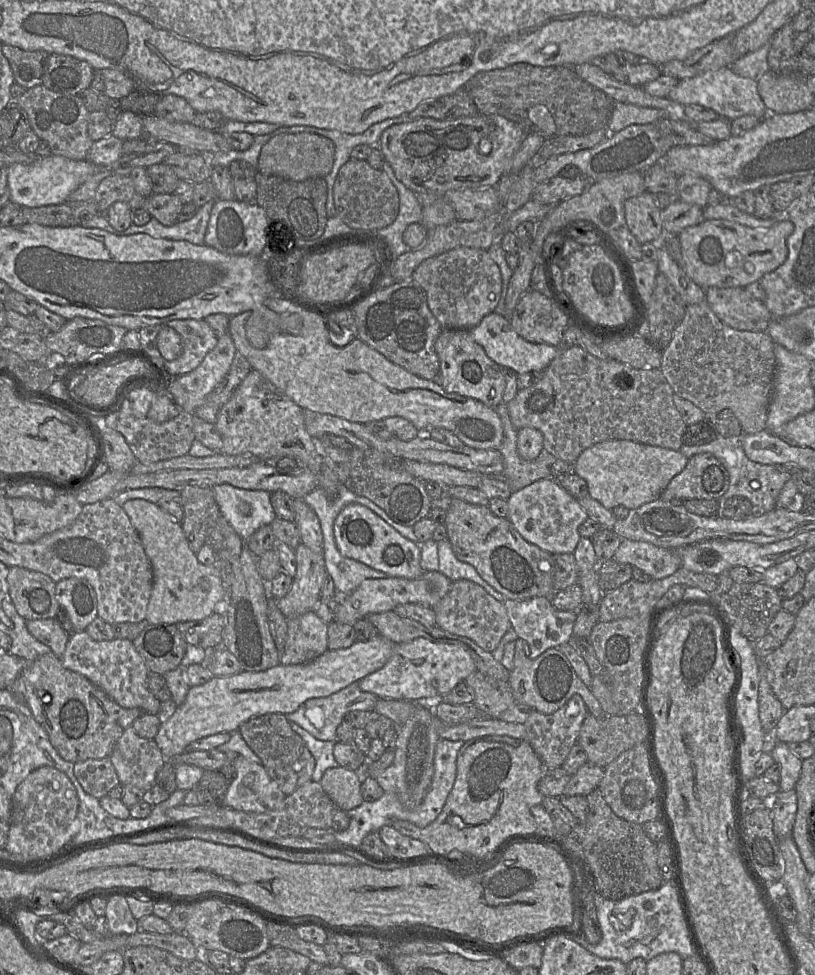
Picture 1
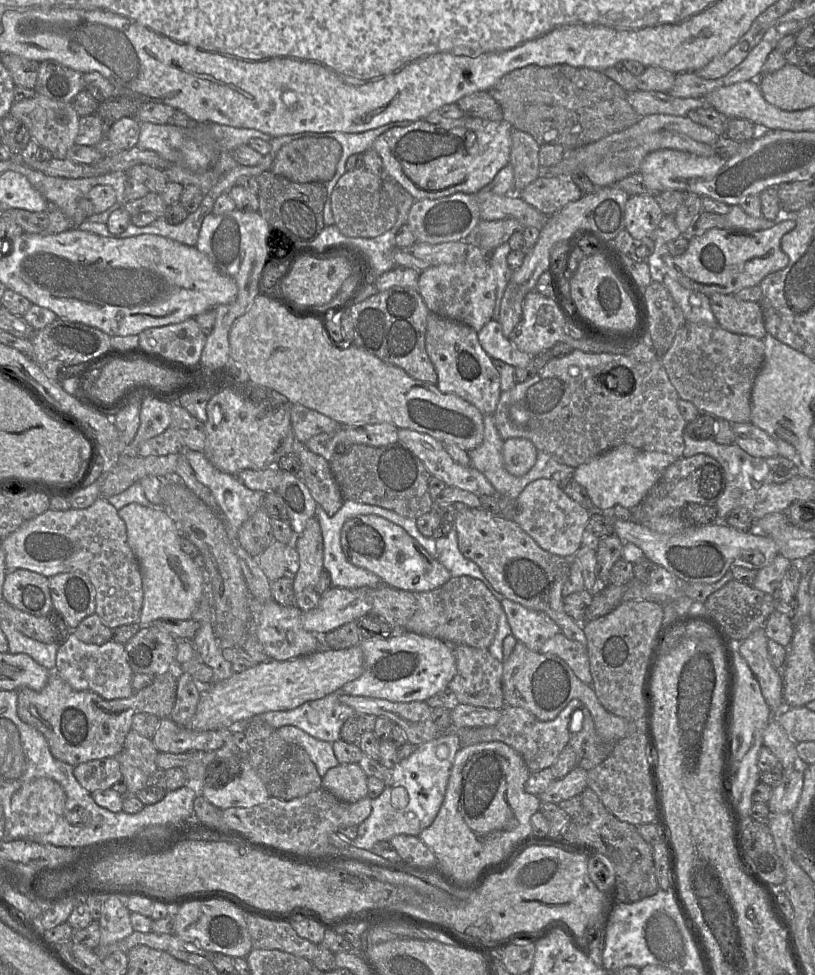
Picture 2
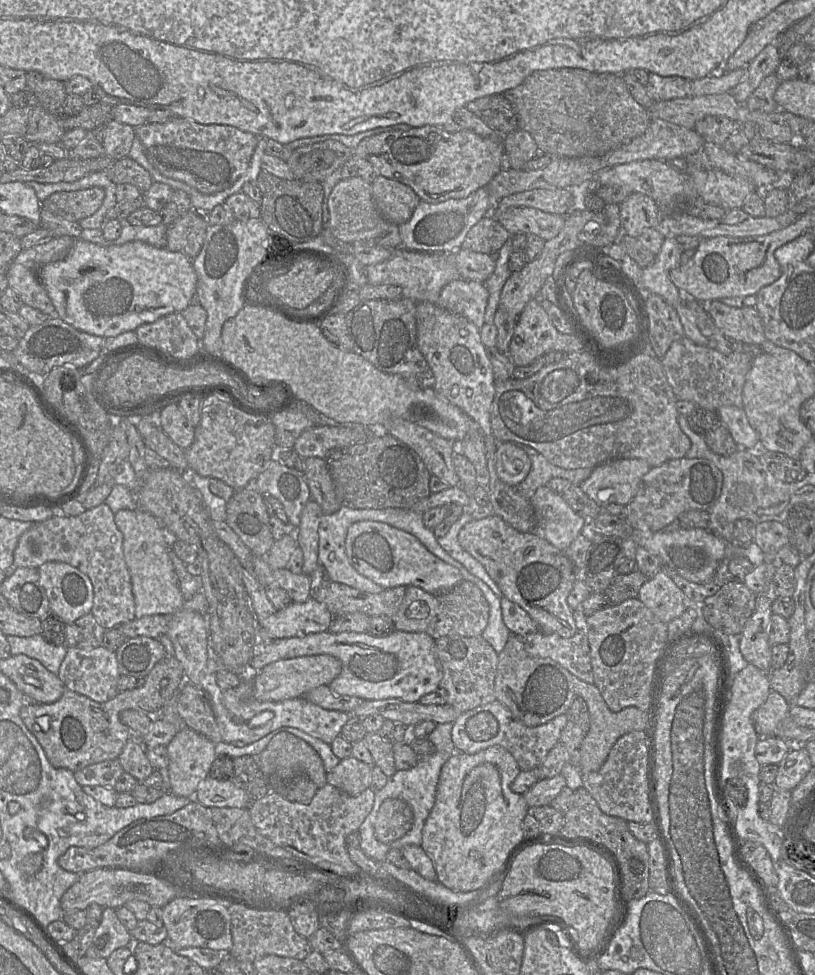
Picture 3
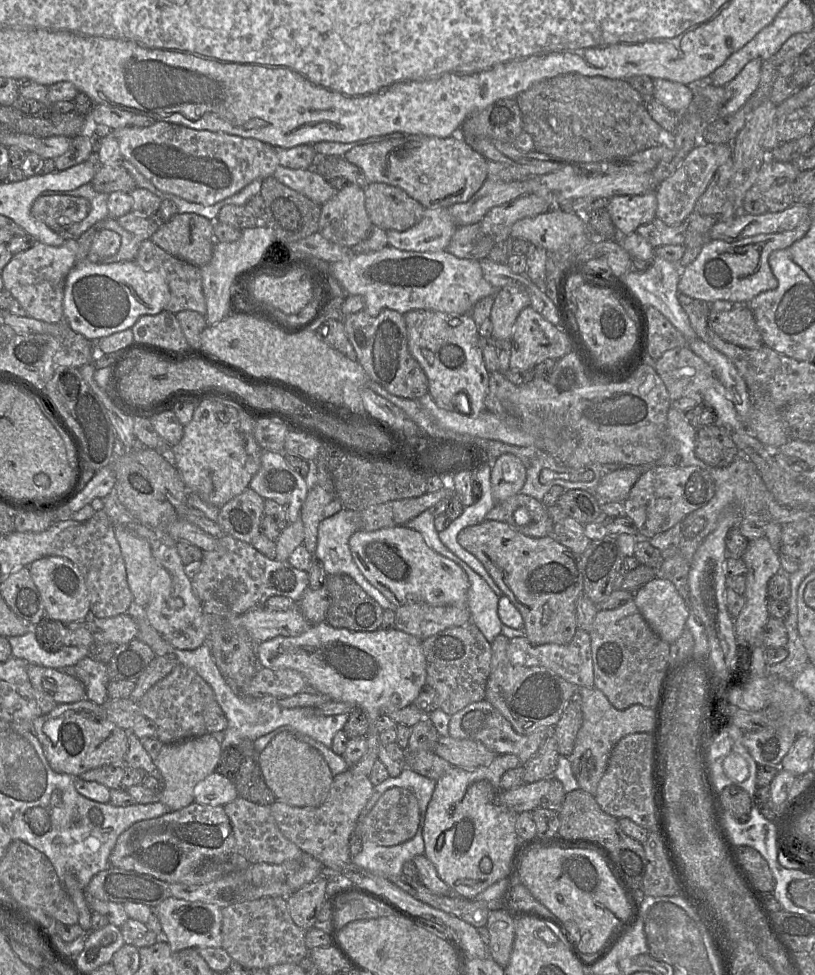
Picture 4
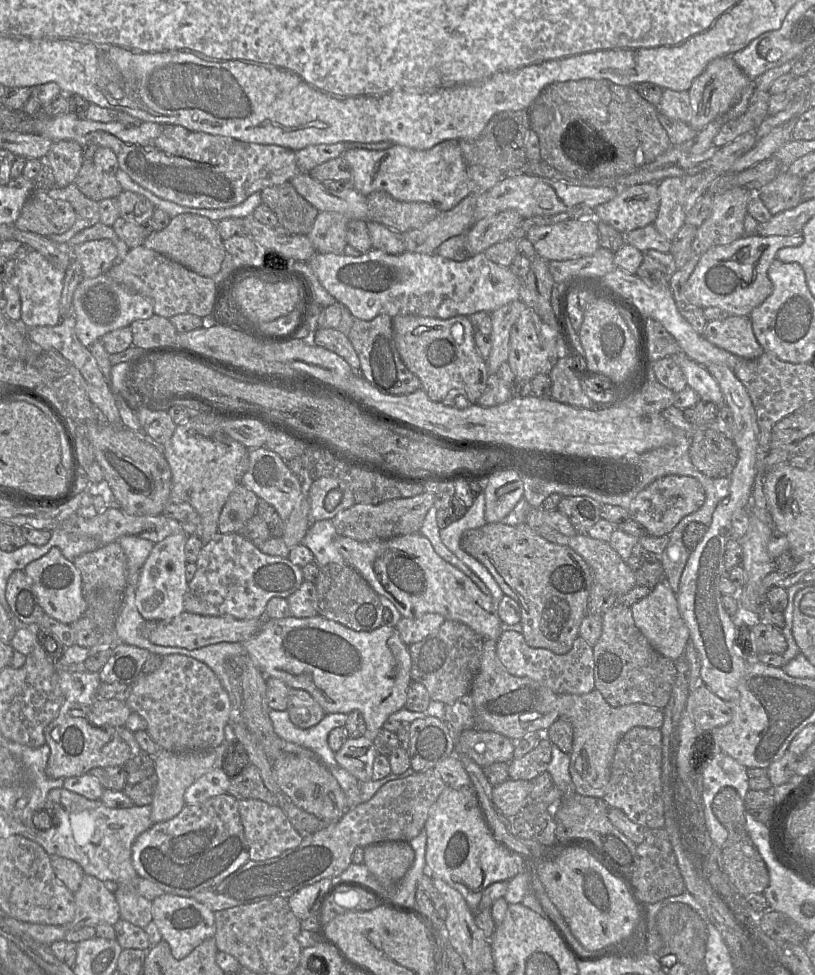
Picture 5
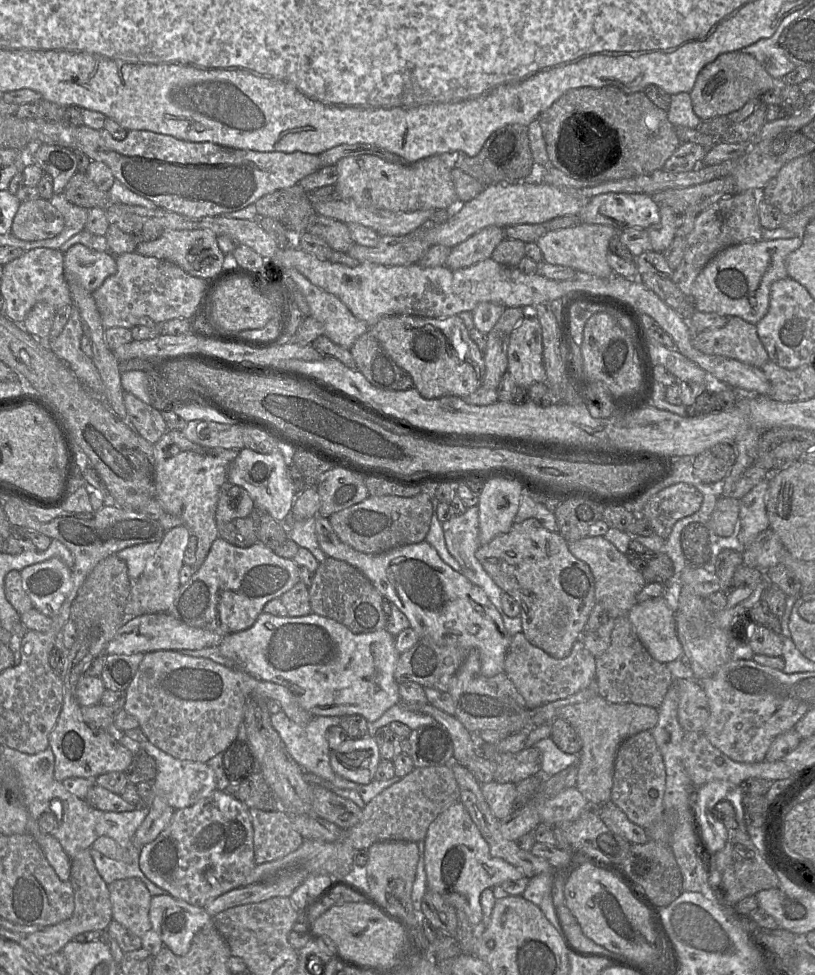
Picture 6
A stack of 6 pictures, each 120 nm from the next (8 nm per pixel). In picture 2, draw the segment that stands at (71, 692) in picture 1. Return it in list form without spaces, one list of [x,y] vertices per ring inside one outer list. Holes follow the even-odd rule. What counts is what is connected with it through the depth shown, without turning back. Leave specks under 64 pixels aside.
[[[171,669],[156,675],[150,686],[135,691],[128,698],[106,700],[91,691],[74,690],[60,676],[50,672],[48,682],[41,691],[30,688],[17,691],[17,714],[23,722],[44,735],[51,754],[59,761],[75,767],[92,760],[116,758],[131,730],[135,714],[148,713],[159,719],[169,718],[176,702],[177,679],[181,673]]]

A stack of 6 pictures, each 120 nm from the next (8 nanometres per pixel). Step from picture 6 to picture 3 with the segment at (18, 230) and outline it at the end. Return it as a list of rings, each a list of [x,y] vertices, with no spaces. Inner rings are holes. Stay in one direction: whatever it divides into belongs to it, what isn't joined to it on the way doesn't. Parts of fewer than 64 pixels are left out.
[[[93,187],[73,192],[57,192],[42,202],[42,207],[68,221],[80,222],[92,216],[102,205],[105,191]]]

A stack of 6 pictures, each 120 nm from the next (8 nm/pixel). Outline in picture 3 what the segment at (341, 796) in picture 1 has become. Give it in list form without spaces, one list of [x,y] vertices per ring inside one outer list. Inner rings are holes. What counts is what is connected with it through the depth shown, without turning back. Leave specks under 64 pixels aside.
[[[354,757],[345,758],[327,773],[327,783],[350,796],[357,796],[370,786],[372,768]]]

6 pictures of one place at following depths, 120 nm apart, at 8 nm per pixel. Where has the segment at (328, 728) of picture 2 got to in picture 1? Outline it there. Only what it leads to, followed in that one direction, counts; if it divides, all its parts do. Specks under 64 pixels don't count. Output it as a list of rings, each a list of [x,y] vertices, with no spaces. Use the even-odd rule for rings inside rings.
[[[353,683],[328,697],[309,699],[296,711],[284,715],[316,739],[337,742],[337,727],[344,716],[351,711],[373,711],[378,699]]]

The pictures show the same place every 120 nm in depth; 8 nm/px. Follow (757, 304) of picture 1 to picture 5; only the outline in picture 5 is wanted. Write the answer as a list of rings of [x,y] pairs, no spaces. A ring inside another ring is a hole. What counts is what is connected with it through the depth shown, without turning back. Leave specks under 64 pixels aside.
[[[730,315],[722,320],[709,321],[705,327],[703,336],[713,345],[743,359],[756,359],[764,353],[763,347],[753,332],[749,316]]]

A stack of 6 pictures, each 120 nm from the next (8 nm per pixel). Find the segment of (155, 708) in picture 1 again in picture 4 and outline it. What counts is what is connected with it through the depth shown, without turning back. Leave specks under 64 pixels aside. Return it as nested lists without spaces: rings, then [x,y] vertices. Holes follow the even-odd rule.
[[[87,656],[74,665],[74,670],[74,676],[85,687],[86,699],[97,705],[103,705],[109,698],[107,686],[110,679],[107,674],[107,664]]]

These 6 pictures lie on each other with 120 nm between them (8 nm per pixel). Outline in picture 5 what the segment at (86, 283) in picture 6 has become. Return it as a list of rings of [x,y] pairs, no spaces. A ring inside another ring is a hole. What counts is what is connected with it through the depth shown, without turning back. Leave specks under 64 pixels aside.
[[[108,239],[91,240],[73,247],[73,261],[81,265],[84,278],[106,274],[117,256],[116,246]]]

